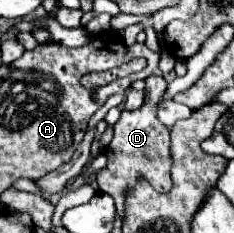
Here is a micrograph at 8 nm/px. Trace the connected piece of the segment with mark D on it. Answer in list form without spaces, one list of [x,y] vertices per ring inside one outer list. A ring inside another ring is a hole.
[[[149,75],[145,79],[145,101],[135,111],[123,110],[119,121],[113,125],[113,139],[105,149],[107,165],[97,173],[99,189],[115,199],[117,211],[123,217],[123,195],[135,185],[137,177],[145,177],[159,193],[171,189],[171,155],[169,155],[169,129],[157,121],[160,100],[167,89],[167,81],[161,75]]]

